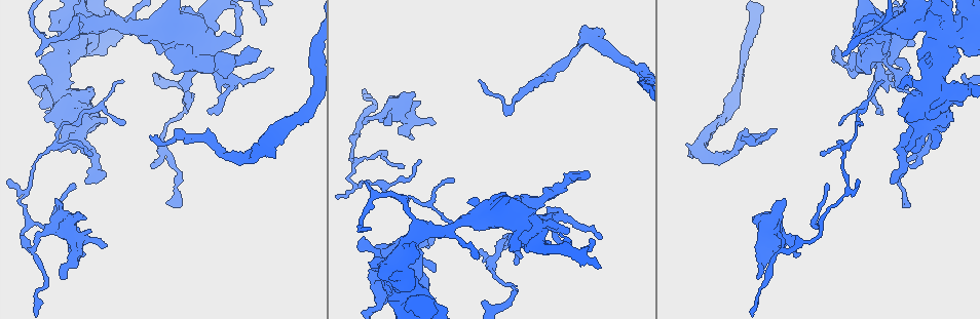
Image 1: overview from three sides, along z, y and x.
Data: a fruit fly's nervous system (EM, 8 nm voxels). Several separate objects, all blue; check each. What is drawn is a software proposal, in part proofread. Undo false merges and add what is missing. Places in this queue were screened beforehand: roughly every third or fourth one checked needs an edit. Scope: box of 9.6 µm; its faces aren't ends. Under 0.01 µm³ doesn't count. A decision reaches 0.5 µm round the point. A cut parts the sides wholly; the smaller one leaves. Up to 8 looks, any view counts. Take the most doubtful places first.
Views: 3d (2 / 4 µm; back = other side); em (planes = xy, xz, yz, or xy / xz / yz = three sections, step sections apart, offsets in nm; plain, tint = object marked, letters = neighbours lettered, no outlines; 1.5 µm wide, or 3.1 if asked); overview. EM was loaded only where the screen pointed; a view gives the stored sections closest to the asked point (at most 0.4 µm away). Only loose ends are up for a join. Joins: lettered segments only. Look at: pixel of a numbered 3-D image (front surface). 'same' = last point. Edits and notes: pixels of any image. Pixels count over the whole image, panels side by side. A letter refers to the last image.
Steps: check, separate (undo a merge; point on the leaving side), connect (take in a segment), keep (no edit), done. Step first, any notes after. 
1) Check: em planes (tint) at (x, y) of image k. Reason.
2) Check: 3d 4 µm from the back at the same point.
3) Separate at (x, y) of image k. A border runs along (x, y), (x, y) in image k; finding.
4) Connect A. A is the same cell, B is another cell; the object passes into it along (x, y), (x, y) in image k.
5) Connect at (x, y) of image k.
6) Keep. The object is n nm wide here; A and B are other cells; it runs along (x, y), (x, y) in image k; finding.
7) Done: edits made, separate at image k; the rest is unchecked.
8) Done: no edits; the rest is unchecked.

Check: em planes (letters) at (151, 135) of image 1. Long arm stops here.

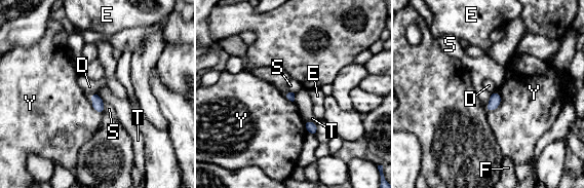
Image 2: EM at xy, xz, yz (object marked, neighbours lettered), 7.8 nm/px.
Keep. The longest contact is with Y, 190 nm; D, E, F, S, T and Y are other cells; a border runs along (90, 92), (96, 94) in image 2; no lettered segment goes on from it.

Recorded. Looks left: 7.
Check: em planes (tint) at (30, 227) of image 1. Side arm on a straight run.

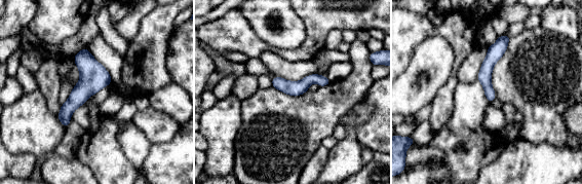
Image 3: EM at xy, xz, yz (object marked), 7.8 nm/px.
Check: em planes (letters) at the same point. What lies round it.

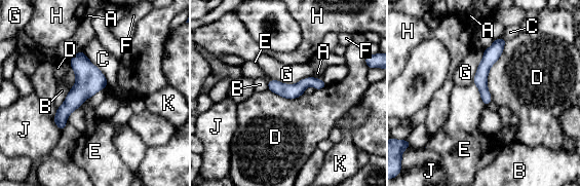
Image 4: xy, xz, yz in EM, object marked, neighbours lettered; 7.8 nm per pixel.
Keep. A, B, C, D, E, F, G, H, J and K are other cells; one neuron here.

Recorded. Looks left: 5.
Check: 3d 2 µm at (882, 81) of image 1. Thin end.

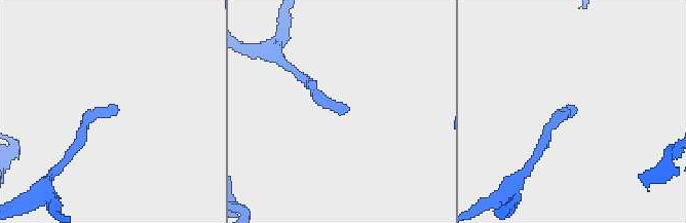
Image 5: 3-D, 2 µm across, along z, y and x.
Check: em planes (letters) at (575, 109) of image 5.

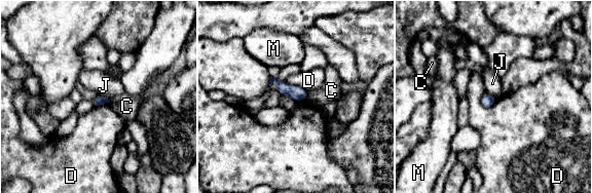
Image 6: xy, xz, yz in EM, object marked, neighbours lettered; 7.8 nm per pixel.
Keep. C, D, J and M are other cells; a border runs along (97, 94), (104, 95), (109, 101) in image 6; none of them fits.

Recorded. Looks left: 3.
Done: no edits; the rest is unchecked.

